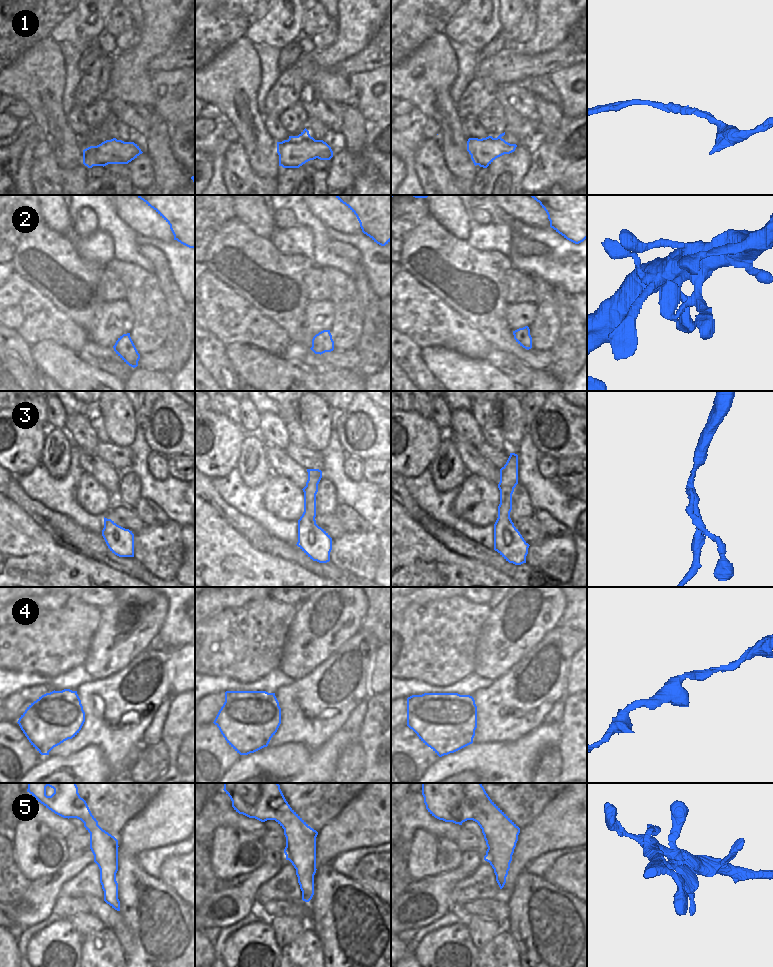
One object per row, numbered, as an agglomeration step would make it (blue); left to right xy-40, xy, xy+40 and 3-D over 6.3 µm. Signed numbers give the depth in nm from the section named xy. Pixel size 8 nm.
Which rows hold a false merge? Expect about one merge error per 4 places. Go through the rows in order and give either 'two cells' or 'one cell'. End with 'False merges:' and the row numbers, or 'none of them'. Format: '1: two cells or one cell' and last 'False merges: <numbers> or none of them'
1: one cell
2: one cell
3: one cell
4: one cell
5: one cell
False merges: none of them

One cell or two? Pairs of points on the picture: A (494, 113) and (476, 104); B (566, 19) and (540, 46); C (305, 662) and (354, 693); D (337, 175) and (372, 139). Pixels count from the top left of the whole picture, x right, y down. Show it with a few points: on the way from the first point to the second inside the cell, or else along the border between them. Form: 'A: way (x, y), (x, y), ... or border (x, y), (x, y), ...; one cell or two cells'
A: border (496, 100), (476, 117); two cells
B: way (559, 26), (546, 39); one cell
C: border (333, 654), (305, 676), (294, 681); two cells
D: way (349, 166), (361, 162), (372, 151); one cell

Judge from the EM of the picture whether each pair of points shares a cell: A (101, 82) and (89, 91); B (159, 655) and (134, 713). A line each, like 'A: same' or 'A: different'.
A: same
B: same

